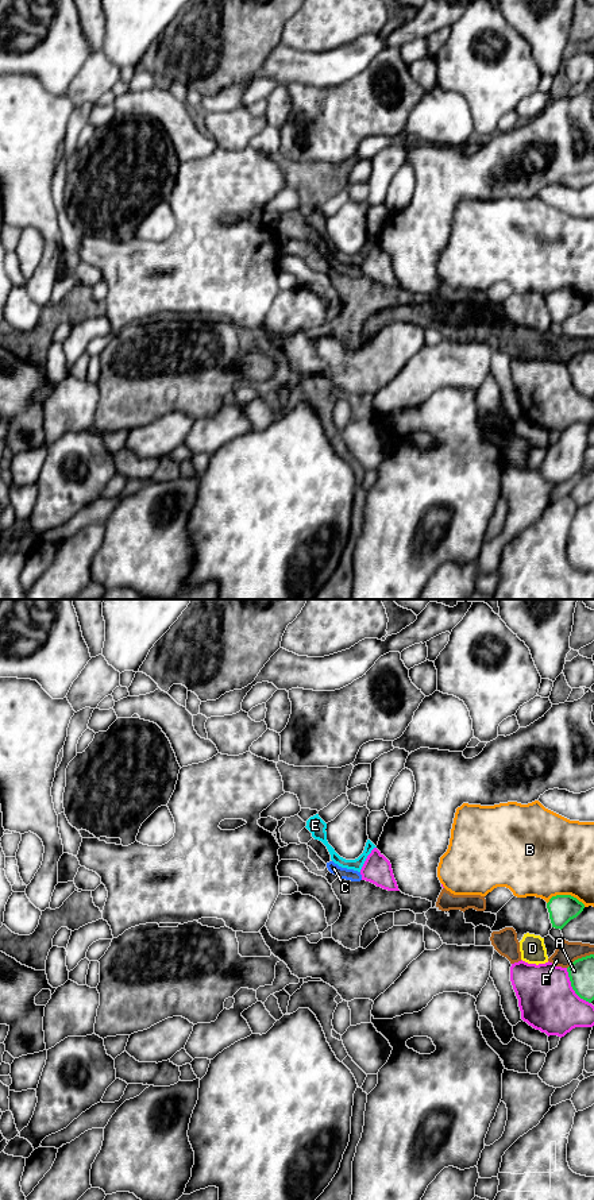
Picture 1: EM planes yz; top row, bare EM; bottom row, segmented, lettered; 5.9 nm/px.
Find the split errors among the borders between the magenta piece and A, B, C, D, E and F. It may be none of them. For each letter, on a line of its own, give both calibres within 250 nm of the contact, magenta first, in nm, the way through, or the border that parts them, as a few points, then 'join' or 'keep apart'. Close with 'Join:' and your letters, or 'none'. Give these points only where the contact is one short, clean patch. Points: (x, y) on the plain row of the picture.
A: 340/160 nm | keep apart
B: 20/380 nm | keep apart
C: 170/70 nm | along yz (359, 267), (362, 274) | keep apart
D: 340/150 nm | along yz (521, 354), (536, 359), (548, 357) | keep apart
E: 170/70 nm | along yz (375, 242), (359, 266) | keep apart
F: 340/140 nm | keep apart
Join: none

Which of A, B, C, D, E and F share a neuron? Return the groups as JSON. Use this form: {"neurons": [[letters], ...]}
{"neurons": [["A"], ["B"], ["C"], ["D", "F"], ["E"]]}

